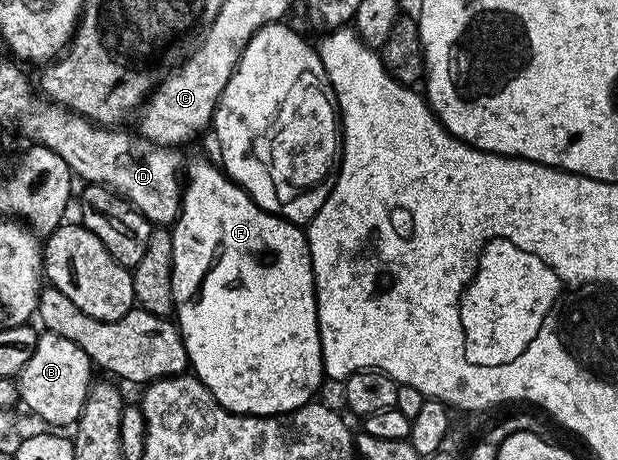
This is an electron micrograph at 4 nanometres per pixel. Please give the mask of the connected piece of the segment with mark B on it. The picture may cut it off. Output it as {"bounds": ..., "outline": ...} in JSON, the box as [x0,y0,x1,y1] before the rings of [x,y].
{"bounds":[16,330,95,429],"outline":[[[43,330],[36,341],[36,349],[32,349],[32,357],[28,357],[24,369],[16,376],[16,395],[32,414],[39,415],[46,422],[43,424],[66,429],[66,426],[77,424],[95,375],[88,353],[84,353],[76,341]]]}

